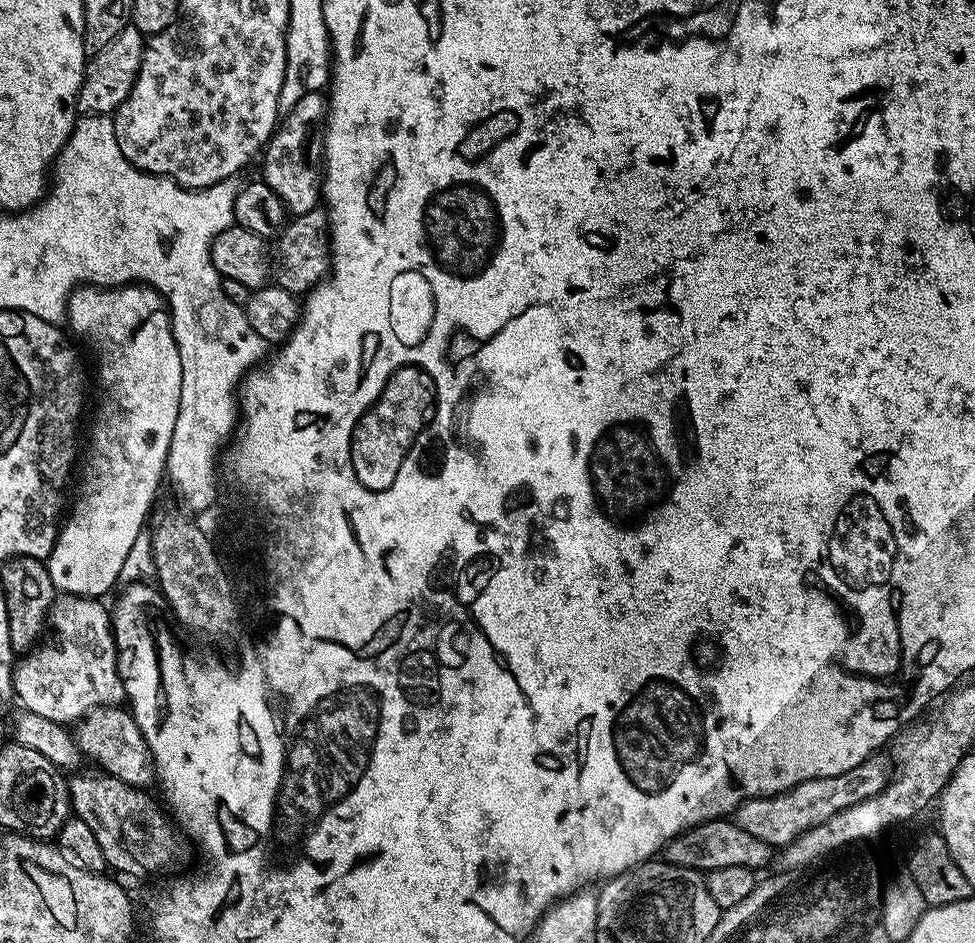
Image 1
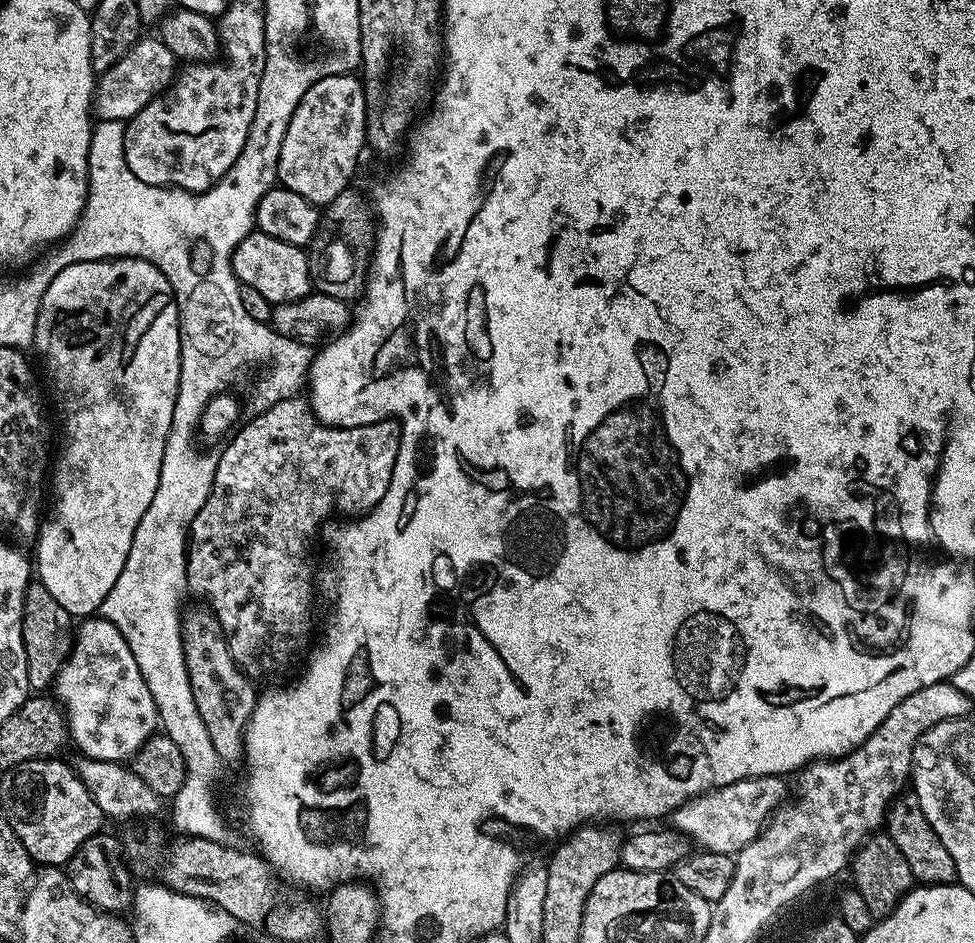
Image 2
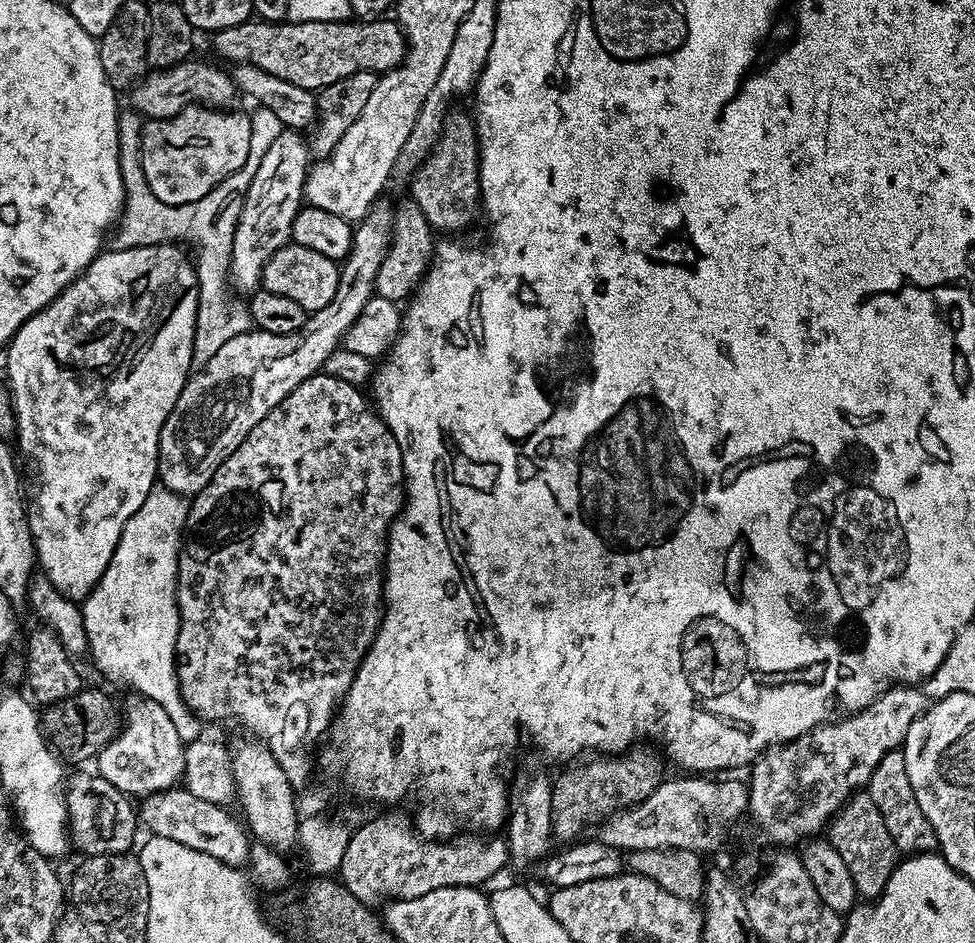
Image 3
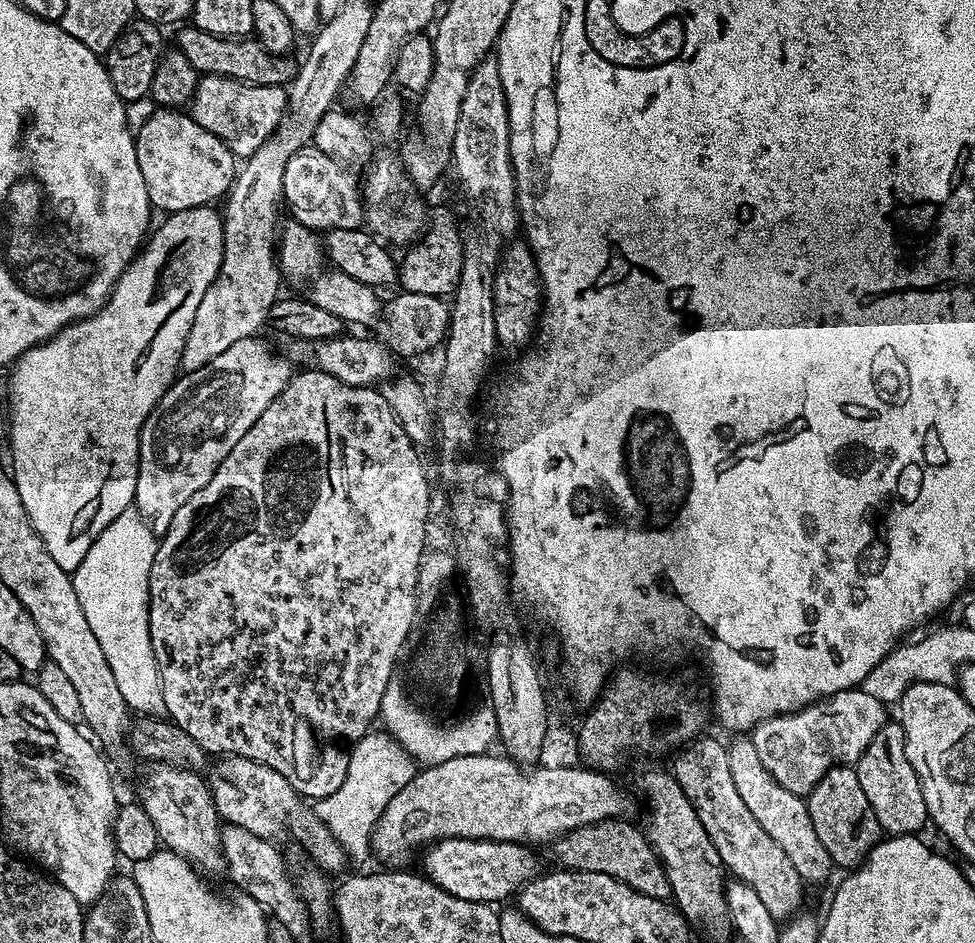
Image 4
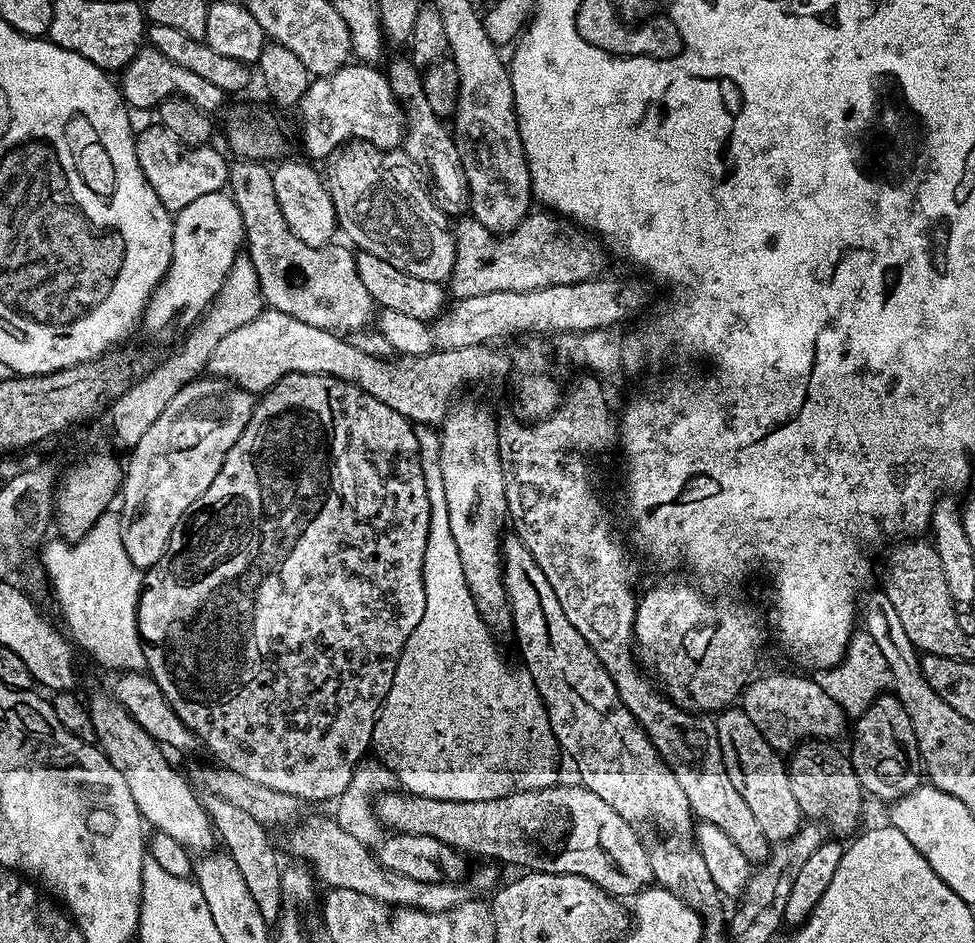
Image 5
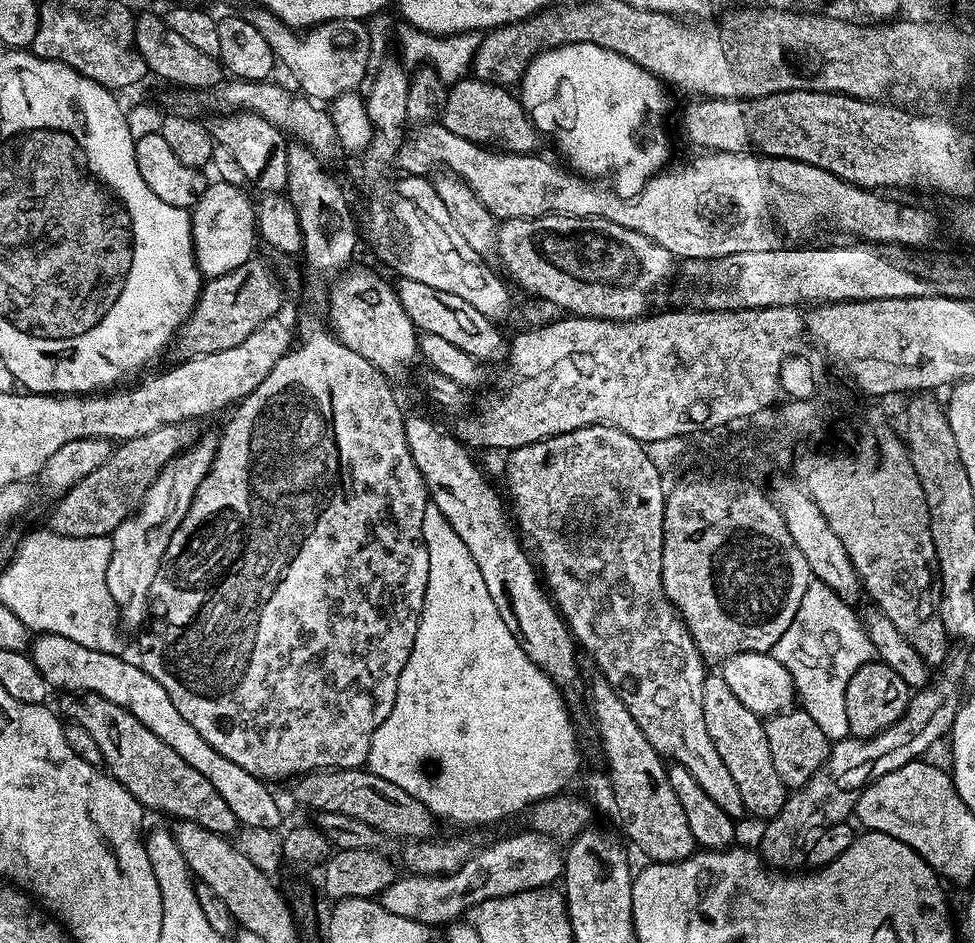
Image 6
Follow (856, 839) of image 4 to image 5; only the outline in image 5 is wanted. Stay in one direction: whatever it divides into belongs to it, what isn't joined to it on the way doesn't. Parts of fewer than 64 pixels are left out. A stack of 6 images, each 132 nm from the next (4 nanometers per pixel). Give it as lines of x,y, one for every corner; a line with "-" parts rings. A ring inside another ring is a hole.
811,739
801,743
787,761
791,791
804,818
819,822
833,837
855,837
860,824
860,796
862,789
851,759
844,756
831,743

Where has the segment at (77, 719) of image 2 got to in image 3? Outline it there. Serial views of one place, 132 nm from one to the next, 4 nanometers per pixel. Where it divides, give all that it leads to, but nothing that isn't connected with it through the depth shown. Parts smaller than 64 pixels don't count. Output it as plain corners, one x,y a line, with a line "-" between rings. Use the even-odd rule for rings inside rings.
135,694
129,697
129,700
122,704
122,727
113,740
96,756
95,771
102,778
106,778
110,786
114,786
129,798
153,796
156,792
165,792
168,788
177,787
184,775
185,741
181,740
174,722
170,722
170,714
166,714
166,710
158,706
158,702

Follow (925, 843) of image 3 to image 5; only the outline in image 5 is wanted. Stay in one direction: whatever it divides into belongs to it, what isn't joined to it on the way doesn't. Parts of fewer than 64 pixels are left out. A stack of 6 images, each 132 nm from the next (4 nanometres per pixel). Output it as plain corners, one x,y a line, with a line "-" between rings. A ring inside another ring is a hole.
895,694
876,697
855,721
856,737
852,740
850,759
861,789
880,800
895,802
910,794
922,783
922,761
910,714

